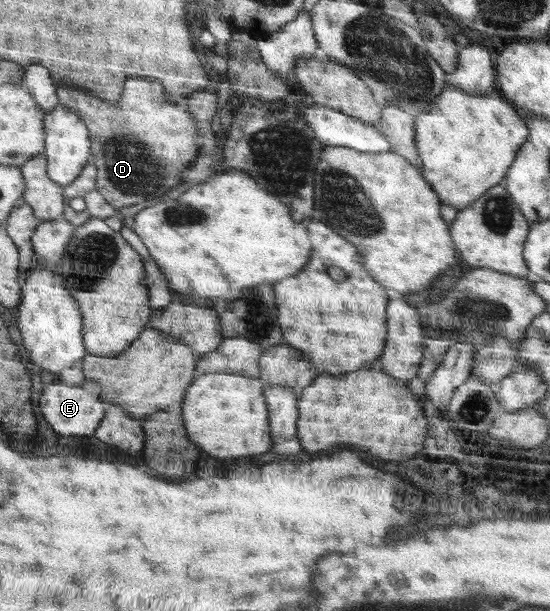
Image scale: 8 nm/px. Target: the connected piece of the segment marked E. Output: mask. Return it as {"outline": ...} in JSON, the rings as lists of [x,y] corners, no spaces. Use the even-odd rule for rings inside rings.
{"outline":[[[69,377],[58,378],[55,382],[45,388],[45,392],[39,400],[39,408],[41,408],[47,424],[57,434],[63,434],[63,436],[89,436],[89,434],[93,434],[105,416],[105,404],[99,400],[101,396],[87,392],[85,388],[79,388],[79,386],[67,386],[73,382],[73,380],[69,380]]]}

